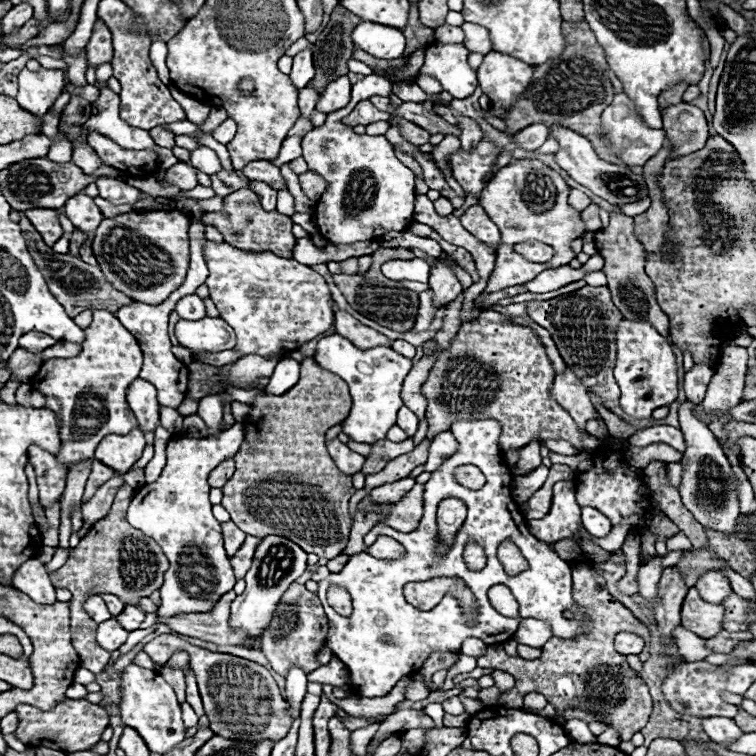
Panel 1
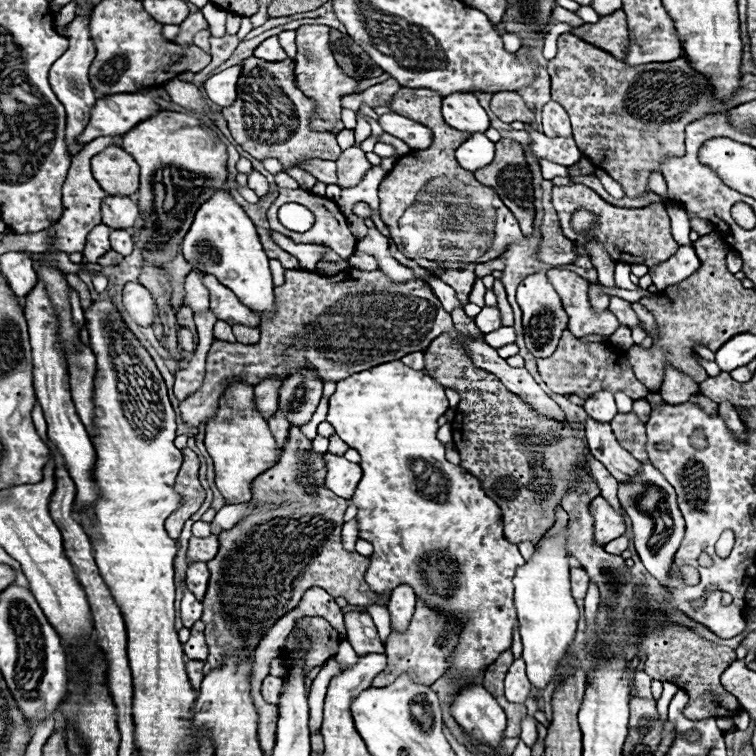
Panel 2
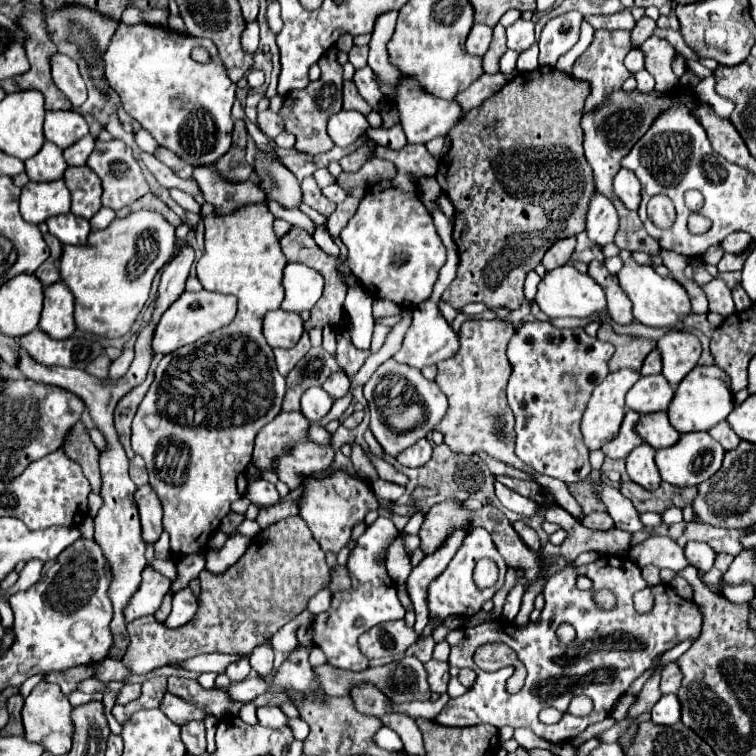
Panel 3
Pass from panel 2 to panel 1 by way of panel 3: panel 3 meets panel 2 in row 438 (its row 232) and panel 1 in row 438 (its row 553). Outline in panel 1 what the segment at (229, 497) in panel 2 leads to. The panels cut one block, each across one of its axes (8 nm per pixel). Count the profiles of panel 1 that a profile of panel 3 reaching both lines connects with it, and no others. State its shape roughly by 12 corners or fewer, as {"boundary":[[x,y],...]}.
{"boundary":[[244,423],[176,436],[126,520],[170,560],[158,622],[234,588],[208,474]]}

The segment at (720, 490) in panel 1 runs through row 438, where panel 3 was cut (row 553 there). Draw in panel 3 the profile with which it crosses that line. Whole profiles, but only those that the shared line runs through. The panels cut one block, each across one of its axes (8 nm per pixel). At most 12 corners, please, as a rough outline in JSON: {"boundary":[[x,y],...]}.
{"boundary":[[688,542],[686,558],[708,572],[716,552],[702,542]]}

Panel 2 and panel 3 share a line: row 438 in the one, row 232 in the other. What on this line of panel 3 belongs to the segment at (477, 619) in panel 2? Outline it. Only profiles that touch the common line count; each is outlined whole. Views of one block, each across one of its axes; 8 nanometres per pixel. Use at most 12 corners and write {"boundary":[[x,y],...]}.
{"boundary":[[374,144],[396,176],[368,188],[340,240],[374,298],[418,306],[446,246],[414,178],[424,144]]}

